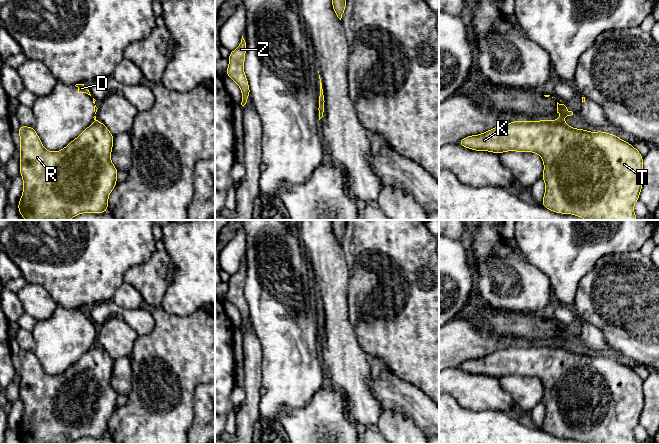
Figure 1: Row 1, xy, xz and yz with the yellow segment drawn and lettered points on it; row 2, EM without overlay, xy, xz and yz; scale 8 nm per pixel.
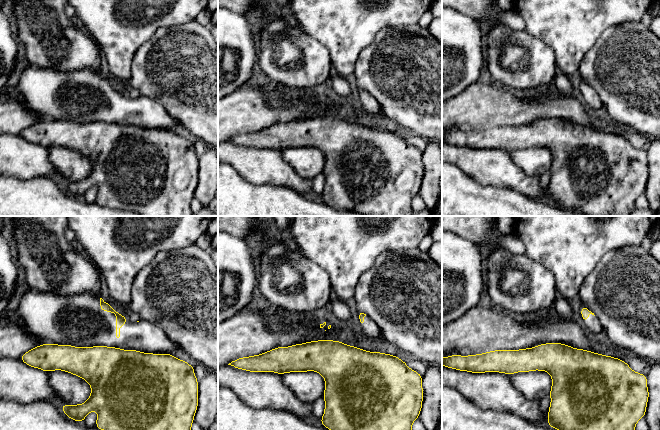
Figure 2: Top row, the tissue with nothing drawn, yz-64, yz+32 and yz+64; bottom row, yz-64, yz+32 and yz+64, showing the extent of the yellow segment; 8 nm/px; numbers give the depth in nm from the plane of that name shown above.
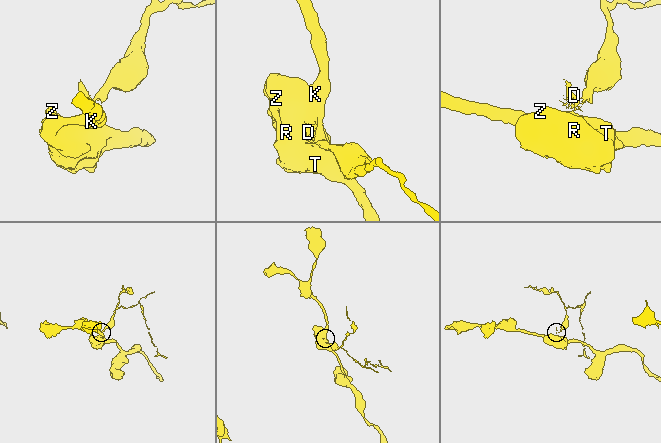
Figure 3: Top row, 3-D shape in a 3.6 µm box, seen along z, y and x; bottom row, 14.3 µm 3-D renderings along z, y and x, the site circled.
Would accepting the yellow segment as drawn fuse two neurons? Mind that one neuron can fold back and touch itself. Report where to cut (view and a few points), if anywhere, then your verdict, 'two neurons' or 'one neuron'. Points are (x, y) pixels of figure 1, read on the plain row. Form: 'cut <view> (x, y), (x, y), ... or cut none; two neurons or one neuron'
cut yz (558, 342), (562, 344); two neurons

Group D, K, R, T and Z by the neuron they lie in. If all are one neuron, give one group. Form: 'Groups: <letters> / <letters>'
Groups: D / K R T Z

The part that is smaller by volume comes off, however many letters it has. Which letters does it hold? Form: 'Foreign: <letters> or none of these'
Foreign: D

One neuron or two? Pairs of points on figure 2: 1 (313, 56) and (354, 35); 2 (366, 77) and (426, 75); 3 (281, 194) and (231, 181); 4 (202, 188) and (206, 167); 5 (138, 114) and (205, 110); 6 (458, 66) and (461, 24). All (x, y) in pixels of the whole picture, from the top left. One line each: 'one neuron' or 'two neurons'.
1: two neurons
2: one neuron
3: one neuron
4: one neuron
5: two neurons
6: one neuron

